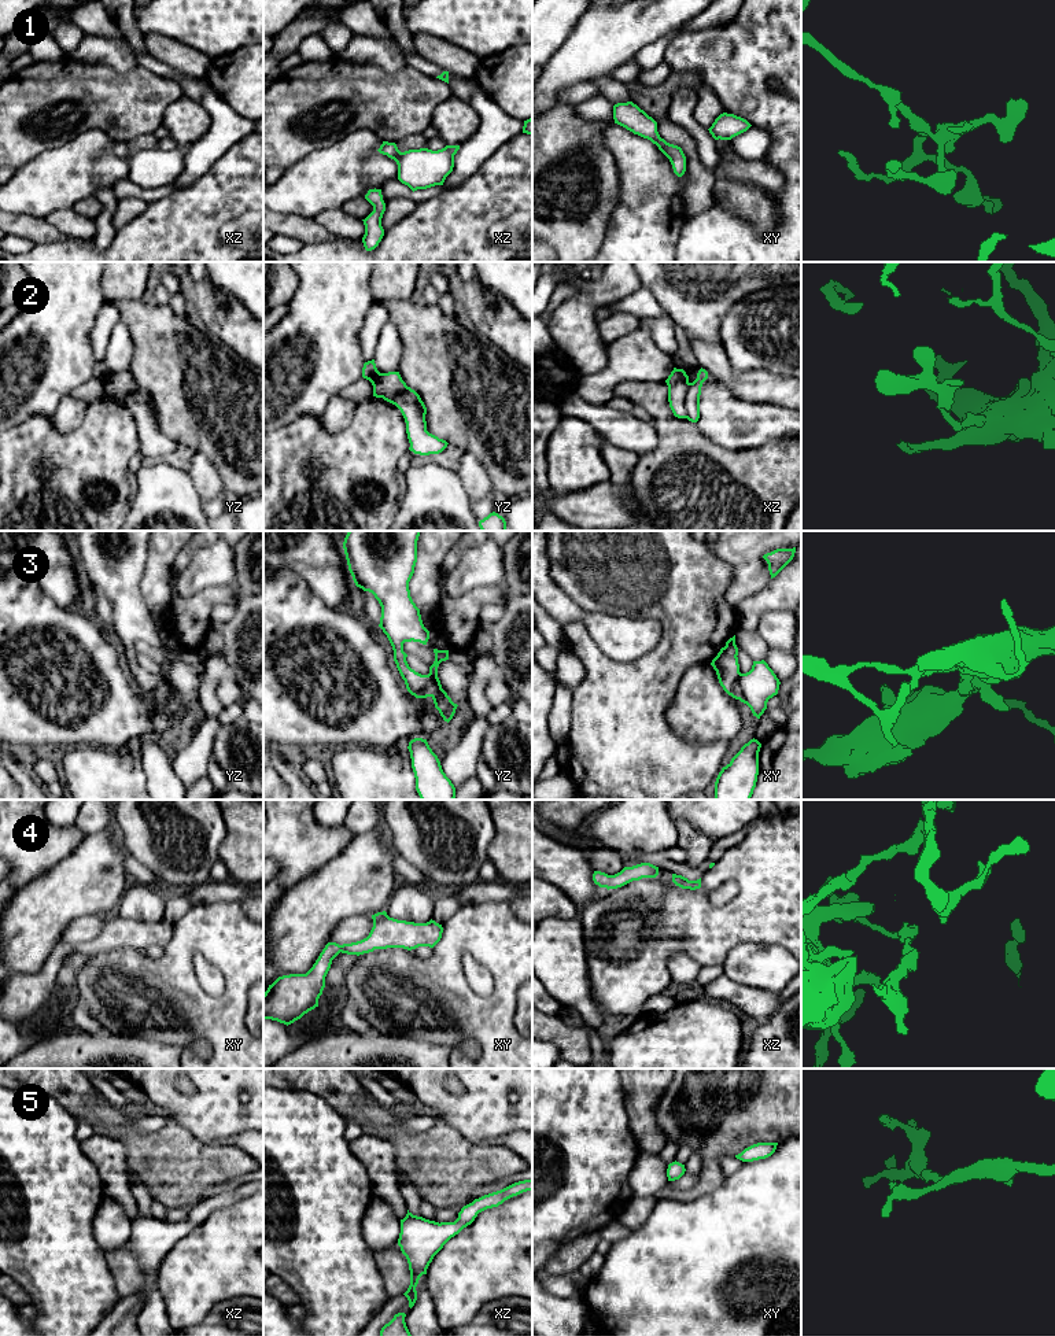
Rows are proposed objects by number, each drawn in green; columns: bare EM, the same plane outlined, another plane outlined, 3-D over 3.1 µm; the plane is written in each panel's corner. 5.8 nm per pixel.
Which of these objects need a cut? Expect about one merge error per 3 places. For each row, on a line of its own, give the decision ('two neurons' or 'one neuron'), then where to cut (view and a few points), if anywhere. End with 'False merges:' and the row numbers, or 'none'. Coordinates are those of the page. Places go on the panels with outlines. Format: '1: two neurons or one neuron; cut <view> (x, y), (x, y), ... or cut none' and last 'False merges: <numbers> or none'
1: one neuron; cut none
2: two neurons; cut xz (690, 383), (685, 398), (685, 417)
3: two neurons; cut xy (741, 674), (737, 682), (740, 700)
4: one neuron; cut none
5: one neuron; cut none
False merges: 2, 3

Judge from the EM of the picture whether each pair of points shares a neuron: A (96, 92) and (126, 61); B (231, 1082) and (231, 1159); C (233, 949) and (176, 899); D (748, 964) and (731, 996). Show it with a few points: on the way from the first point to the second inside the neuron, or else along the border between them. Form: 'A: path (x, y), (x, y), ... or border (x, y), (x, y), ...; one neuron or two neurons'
A: border (85, 62), (120, 72), (137, 65); two neurons
B: border (195, 1137), (206, 1143), (227, 1146); two neurons
C: border (192, 905), (173, 925); two neurons
D: border (723, 975), (740, 984), (770, 991); two neurons

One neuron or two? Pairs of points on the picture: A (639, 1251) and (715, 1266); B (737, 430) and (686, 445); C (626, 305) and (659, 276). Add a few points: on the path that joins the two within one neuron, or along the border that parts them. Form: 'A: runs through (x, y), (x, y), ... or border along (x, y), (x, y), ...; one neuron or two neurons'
A: runs through (659, 1266), (696, 1266); one neuron
B: border along (696, 423), (716, 443), (740, 450); two neurons
C: border along (642, 285), (653, 295), (663, 312); two neurons

